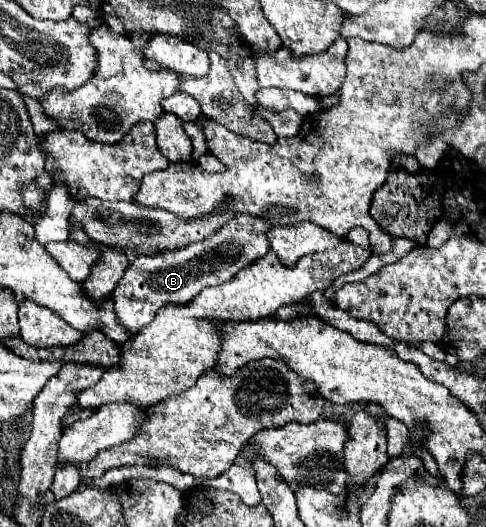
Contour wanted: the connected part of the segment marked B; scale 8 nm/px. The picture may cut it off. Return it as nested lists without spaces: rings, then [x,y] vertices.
[[[238,214],[204,242],[190,244],[174,252],[136,256],[126,268],[122,280],[116,284],[114,292],[110,294],[118,322],[134,336],[154,320],[154,314],[162,304],[186,304],[202,288],[224,284],[238,270],[250,266],[254,260],[262,258],[270,250],[270,242],[266,236],[268,230],[270,222],[262,220],[260,216]]]

